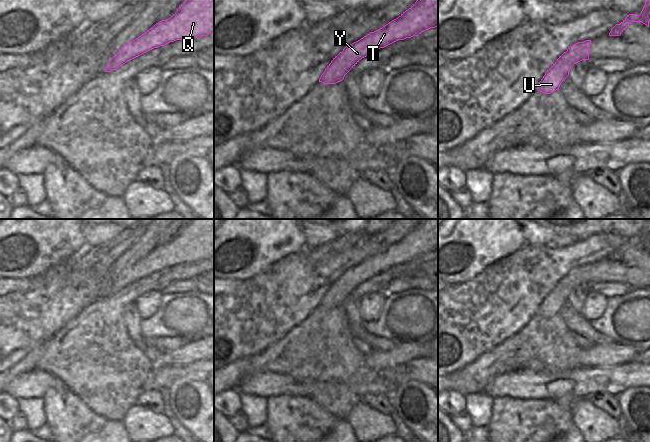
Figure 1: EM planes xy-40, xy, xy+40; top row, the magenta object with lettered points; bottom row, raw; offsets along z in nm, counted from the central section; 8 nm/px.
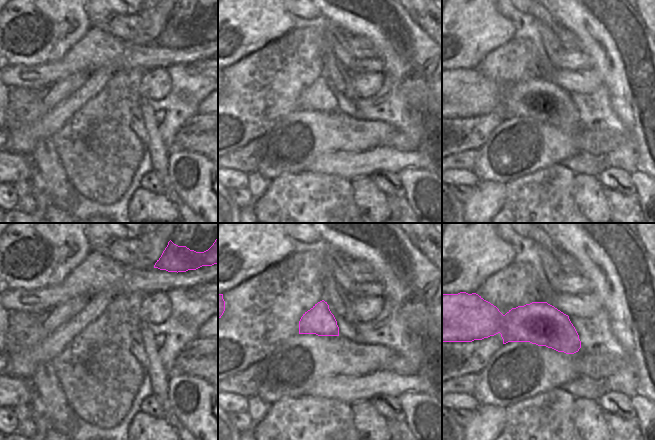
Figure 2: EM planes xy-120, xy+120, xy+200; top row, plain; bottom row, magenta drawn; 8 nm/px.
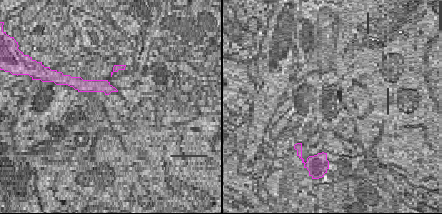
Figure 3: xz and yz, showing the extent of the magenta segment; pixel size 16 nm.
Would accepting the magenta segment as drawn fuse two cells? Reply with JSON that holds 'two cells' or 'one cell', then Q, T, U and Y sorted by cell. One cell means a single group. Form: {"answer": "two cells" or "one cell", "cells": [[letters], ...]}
{"answer": "one cell", "cells": [["Q", "T", "U", "Y"]]}

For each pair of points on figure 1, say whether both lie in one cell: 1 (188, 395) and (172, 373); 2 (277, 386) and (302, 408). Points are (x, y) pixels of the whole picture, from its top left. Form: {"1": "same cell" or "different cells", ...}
{"1": "different cells", "2": "different cells"}

